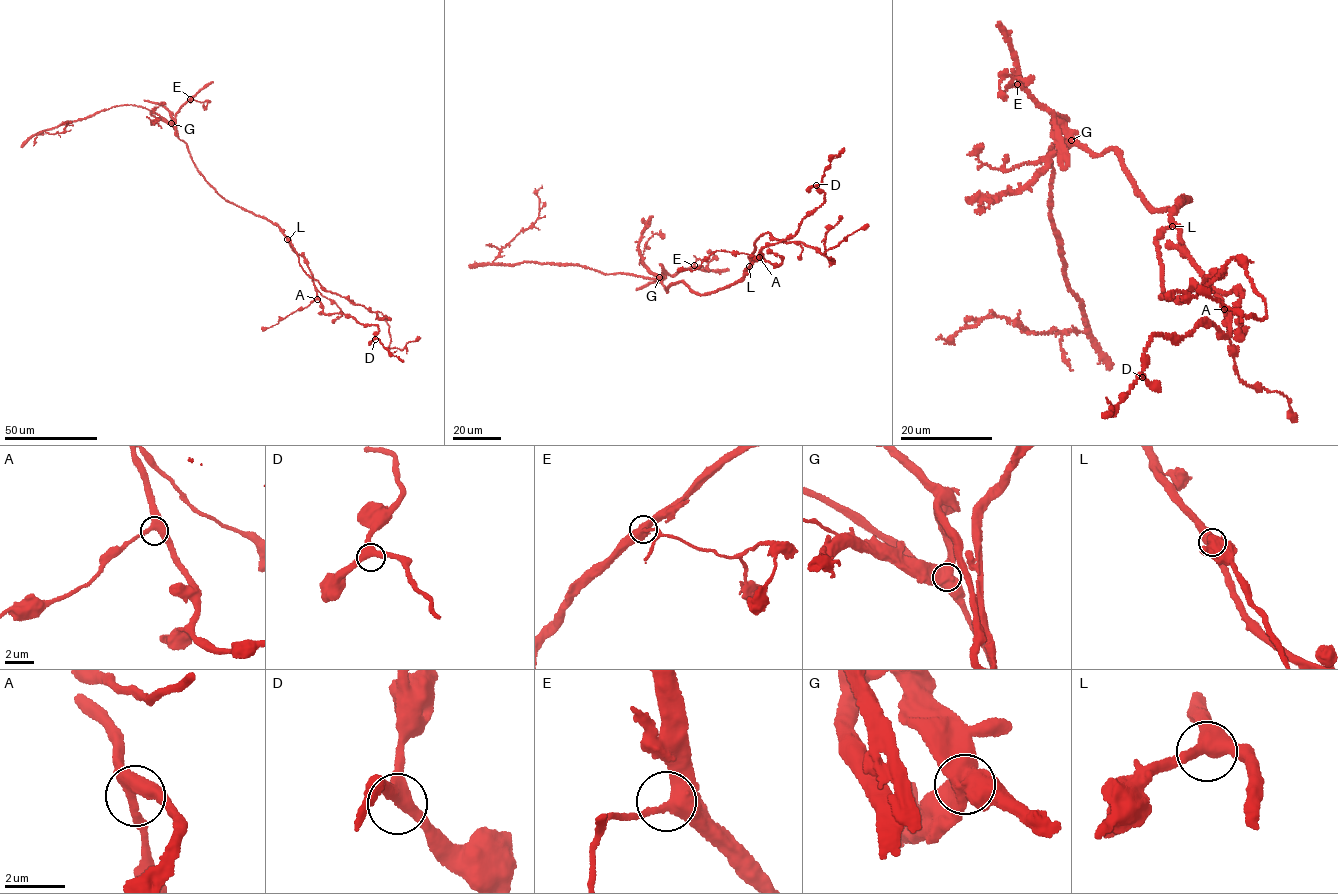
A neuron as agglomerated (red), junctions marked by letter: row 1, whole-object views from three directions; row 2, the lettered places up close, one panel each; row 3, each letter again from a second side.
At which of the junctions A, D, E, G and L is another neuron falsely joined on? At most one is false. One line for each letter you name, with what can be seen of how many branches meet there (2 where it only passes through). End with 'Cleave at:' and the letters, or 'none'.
G: Branches: 4
Cleave at: G

